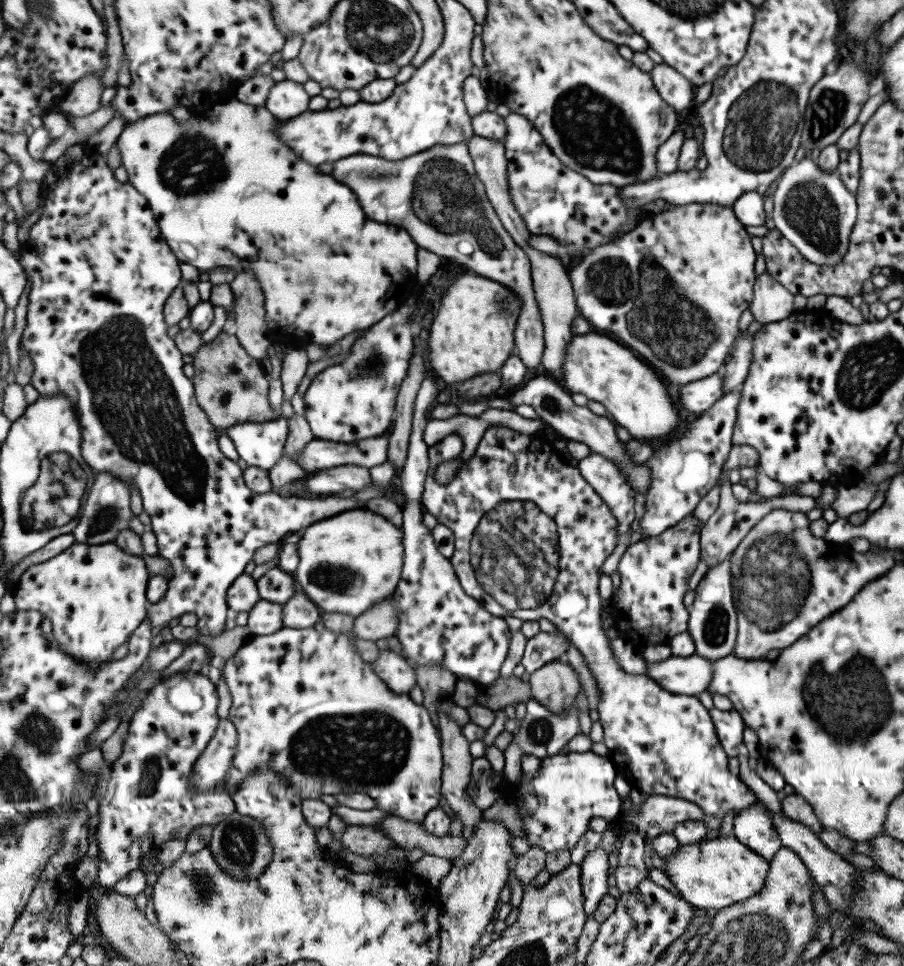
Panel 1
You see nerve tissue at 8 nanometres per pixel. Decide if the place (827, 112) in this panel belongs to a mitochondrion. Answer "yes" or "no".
yes

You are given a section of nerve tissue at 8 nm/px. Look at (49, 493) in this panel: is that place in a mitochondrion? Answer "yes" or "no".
yes

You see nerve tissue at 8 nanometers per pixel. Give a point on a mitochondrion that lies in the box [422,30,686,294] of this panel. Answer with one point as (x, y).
(580, 110)

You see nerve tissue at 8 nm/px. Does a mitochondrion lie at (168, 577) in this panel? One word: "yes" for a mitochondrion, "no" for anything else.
no

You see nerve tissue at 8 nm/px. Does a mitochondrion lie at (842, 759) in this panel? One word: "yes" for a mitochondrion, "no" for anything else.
no

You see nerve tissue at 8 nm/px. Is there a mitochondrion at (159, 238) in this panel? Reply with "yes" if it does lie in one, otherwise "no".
no

